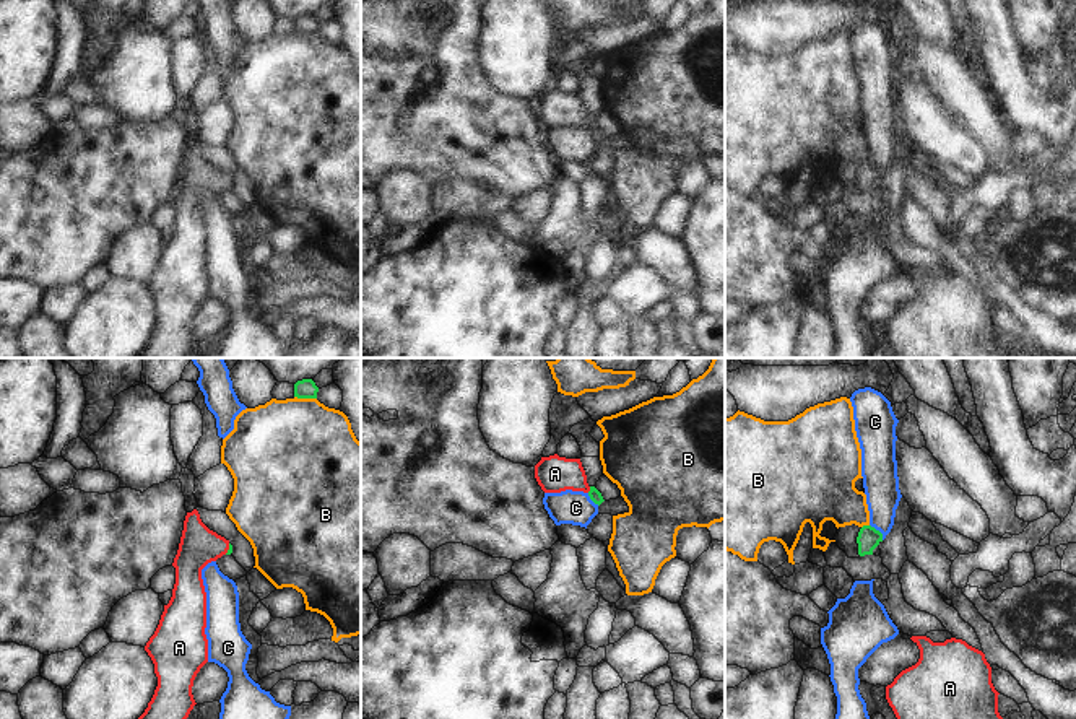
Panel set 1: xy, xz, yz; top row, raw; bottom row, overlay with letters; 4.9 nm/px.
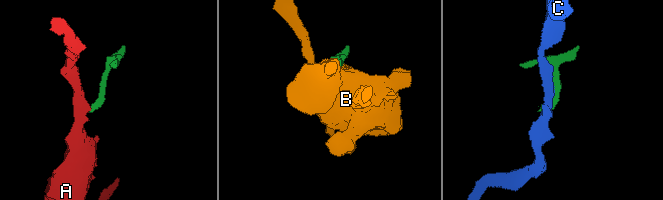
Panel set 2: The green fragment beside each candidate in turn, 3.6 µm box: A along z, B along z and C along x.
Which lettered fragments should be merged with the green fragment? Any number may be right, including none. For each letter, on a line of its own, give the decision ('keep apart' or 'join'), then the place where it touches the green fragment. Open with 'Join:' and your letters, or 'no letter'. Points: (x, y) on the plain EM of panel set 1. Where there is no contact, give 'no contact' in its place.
Join: A
A: join; meets green in xz at (590, 126)
B: keep apart; meets green in xy at (306, 33)
C: keep apart; meets green in yz at (878, 166)

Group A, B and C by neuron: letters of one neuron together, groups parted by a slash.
A / B / C

